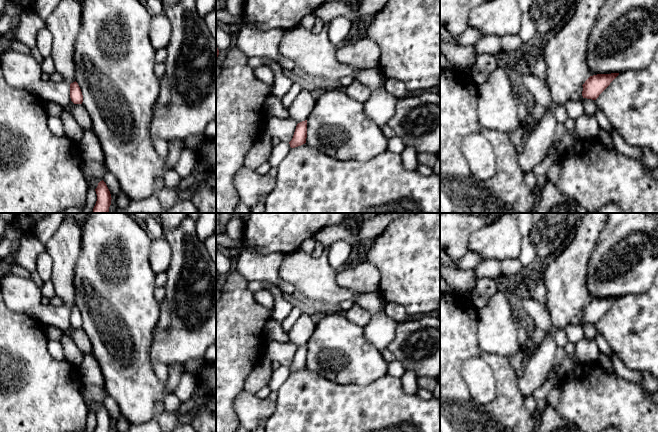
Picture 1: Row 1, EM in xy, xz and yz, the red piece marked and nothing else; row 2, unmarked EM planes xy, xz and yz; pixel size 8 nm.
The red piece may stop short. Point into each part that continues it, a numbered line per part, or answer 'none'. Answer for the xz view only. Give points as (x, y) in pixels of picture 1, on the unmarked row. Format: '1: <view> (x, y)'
none

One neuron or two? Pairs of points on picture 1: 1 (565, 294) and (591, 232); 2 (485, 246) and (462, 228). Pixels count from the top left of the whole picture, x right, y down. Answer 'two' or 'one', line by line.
1: one
2: two

